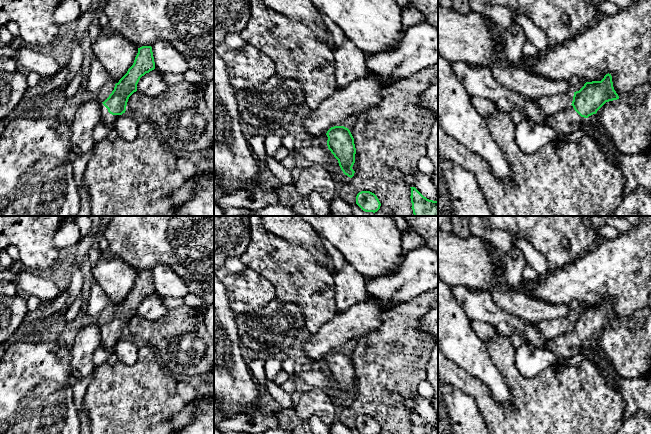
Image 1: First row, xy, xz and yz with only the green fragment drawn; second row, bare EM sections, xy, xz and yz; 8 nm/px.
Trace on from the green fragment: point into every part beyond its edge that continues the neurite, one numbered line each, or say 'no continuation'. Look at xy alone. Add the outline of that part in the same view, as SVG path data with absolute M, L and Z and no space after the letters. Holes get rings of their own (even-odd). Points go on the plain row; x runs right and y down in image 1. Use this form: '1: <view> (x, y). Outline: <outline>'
1: xy (108, 343). Outline: M101 326L100 328L100 339L101 339L101 345L108 351L111 351L114 353L115 345L118 343L120 339L112 339L108 336L108 333L103 329Z

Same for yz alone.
1: yz (567, 345). Outline: M571 329L568 333L558 336L555 339L548 340L545 349L553 352L557 358L571 358L580 353L581 348L586 342L581 341Z

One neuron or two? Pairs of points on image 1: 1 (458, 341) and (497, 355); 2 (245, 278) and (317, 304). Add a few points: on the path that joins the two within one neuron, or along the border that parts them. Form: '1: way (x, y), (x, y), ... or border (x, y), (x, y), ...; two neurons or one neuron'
1: border (483, 340), (490, 359), (500, 372); two neurons
2: border (257, 272), (273, 286), (276, 298); two neurons

